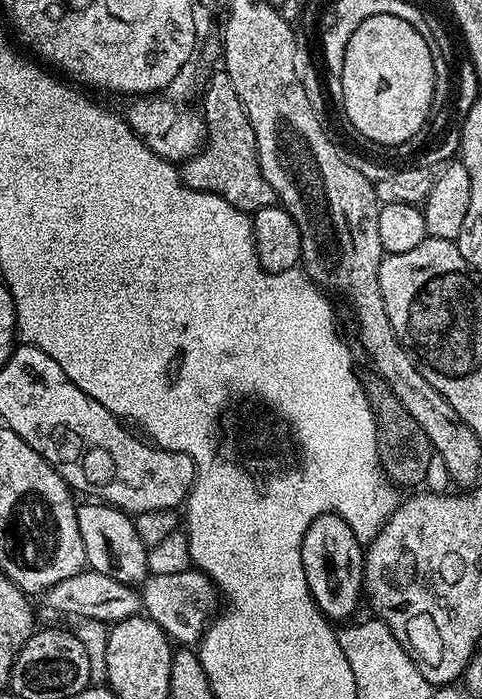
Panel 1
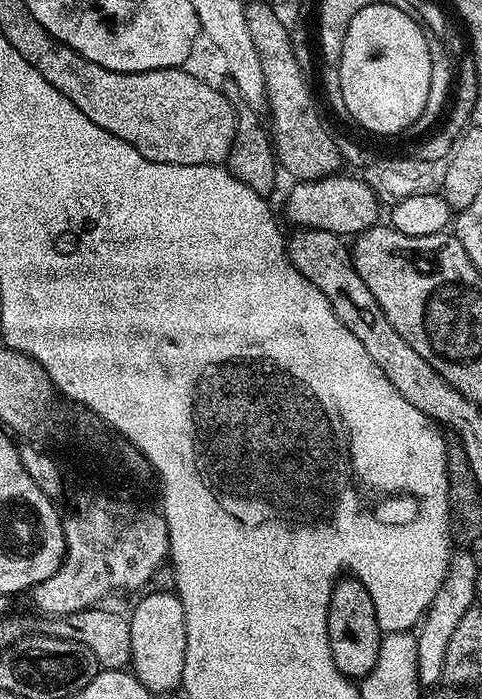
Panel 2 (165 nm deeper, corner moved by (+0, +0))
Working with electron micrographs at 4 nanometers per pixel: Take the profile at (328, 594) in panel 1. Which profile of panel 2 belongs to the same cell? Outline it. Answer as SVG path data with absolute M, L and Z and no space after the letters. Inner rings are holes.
M341 578L332 587L328 607L328 637L334 666L343 676L360 682L368 676L378 660L382 631L376 617L376 600L366 585L355 578Z

